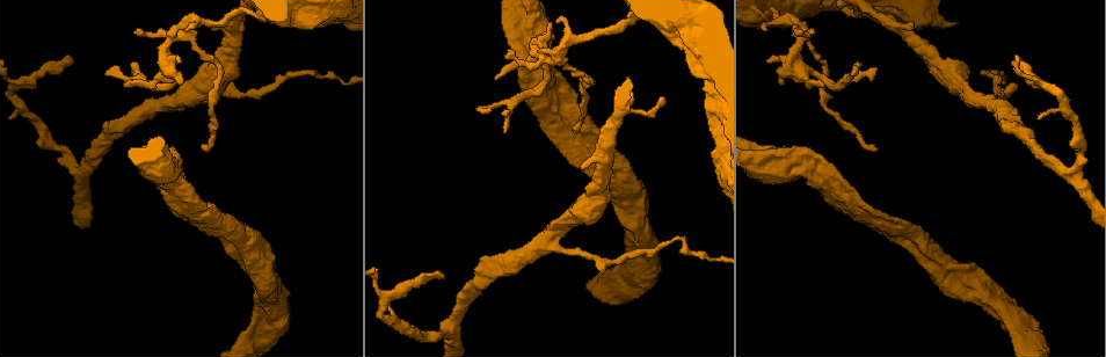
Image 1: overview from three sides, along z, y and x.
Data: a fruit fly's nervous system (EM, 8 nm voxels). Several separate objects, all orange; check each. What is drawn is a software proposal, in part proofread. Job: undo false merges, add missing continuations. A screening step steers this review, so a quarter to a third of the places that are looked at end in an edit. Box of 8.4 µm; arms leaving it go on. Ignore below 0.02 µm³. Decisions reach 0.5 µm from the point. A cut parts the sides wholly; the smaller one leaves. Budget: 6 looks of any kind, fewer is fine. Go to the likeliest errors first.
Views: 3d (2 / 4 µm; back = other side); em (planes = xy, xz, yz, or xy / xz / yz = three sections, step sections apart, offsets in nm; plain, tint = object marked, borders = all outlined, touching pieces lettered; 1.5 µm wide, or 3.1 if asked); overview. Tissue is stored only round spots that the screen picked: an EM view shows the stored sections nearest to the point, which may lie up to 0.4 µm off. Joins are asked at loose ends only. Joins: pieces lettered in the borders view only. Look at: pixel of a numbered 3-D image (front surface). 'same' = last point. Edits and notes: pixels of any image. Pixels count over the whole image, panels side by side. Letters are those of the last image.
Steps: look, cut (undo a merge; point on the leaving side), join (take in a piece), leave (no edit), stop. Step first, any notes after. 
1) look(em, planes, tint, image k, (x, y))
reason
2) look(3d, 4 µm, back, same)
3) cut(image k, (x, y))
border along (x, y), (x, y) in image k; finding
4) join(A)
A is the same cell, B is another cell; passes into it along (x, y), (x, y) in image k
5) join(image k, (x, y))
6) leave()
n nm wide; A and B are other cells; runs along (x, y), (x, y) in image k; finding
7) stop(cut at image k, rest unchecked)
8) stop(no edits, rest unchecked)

look(em, xy, step 8, borders, image 1, (580, 168))
free end

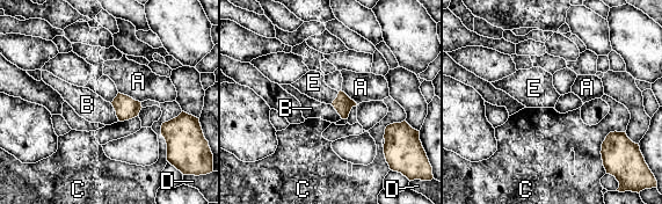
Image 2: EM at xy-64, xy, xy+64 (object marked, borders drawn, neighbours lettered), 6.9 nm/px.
join(E)
140 nm wide; E is the same cell, A, B, C and D are other cells; the neuron continues

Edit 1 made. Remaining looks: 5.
look(em, planes, plain, image 1, (853, 75))
an open end

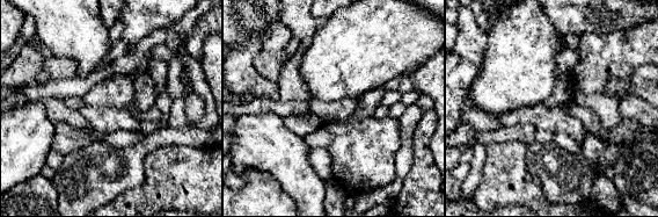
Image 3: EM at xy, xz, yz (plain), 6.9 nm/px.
look(em, planes, borders, same)
what lies round it

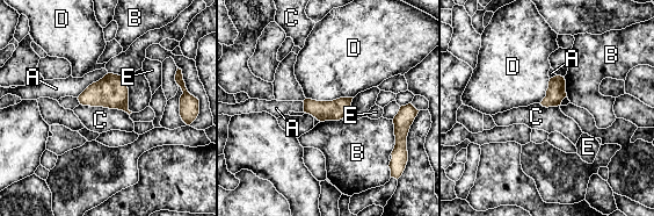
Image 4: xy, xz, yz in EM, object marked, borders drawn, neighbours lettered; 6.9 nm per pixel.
leave()
A, B, C, D and E are other cells; border along (80, 103), (117, 108), (129, 115) in image 4; no lettered piece goes on from it

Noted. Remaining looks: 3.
stop(join at image 2, rest unchecked)

